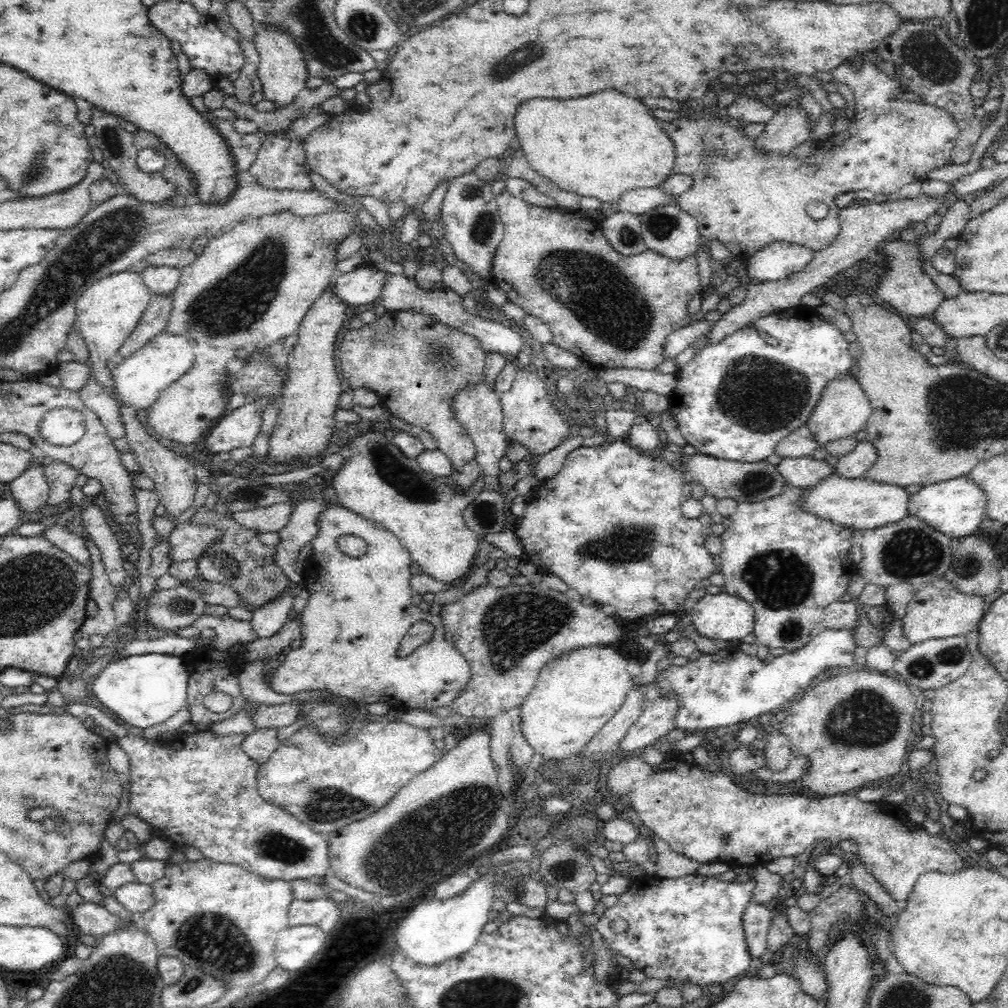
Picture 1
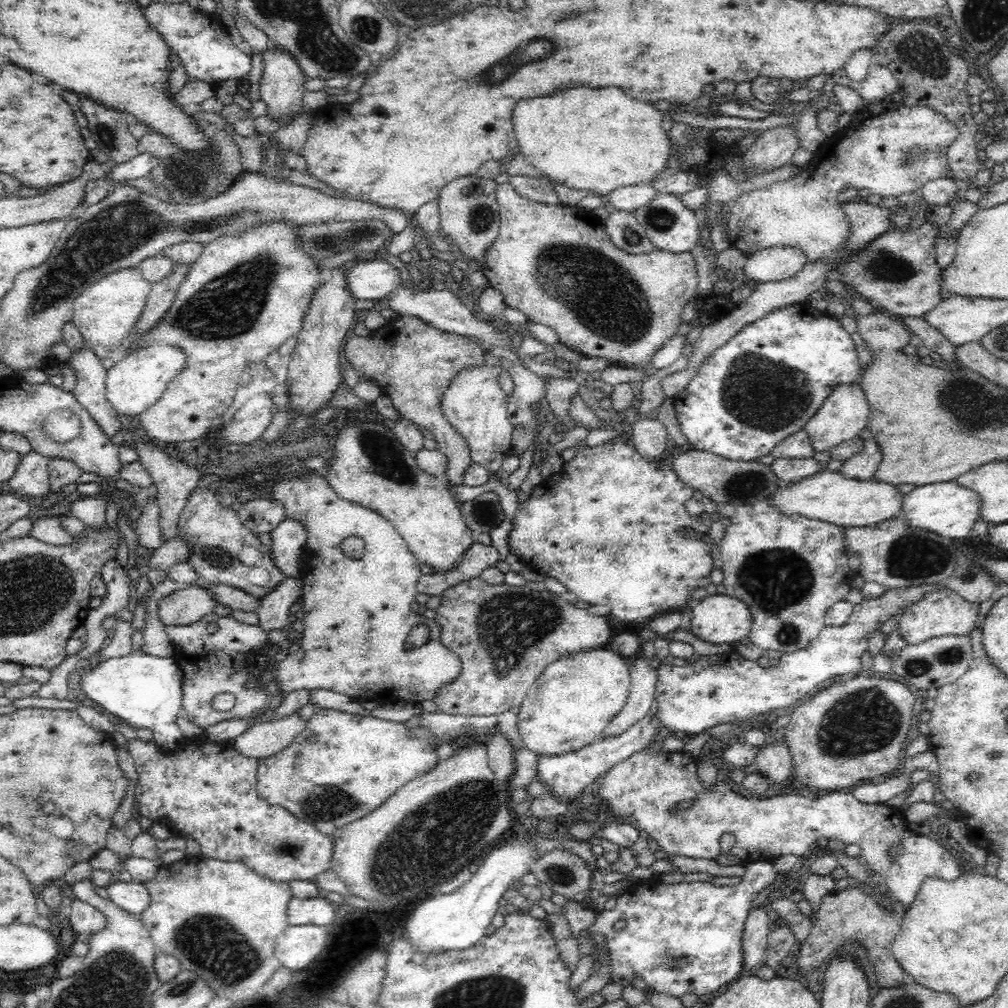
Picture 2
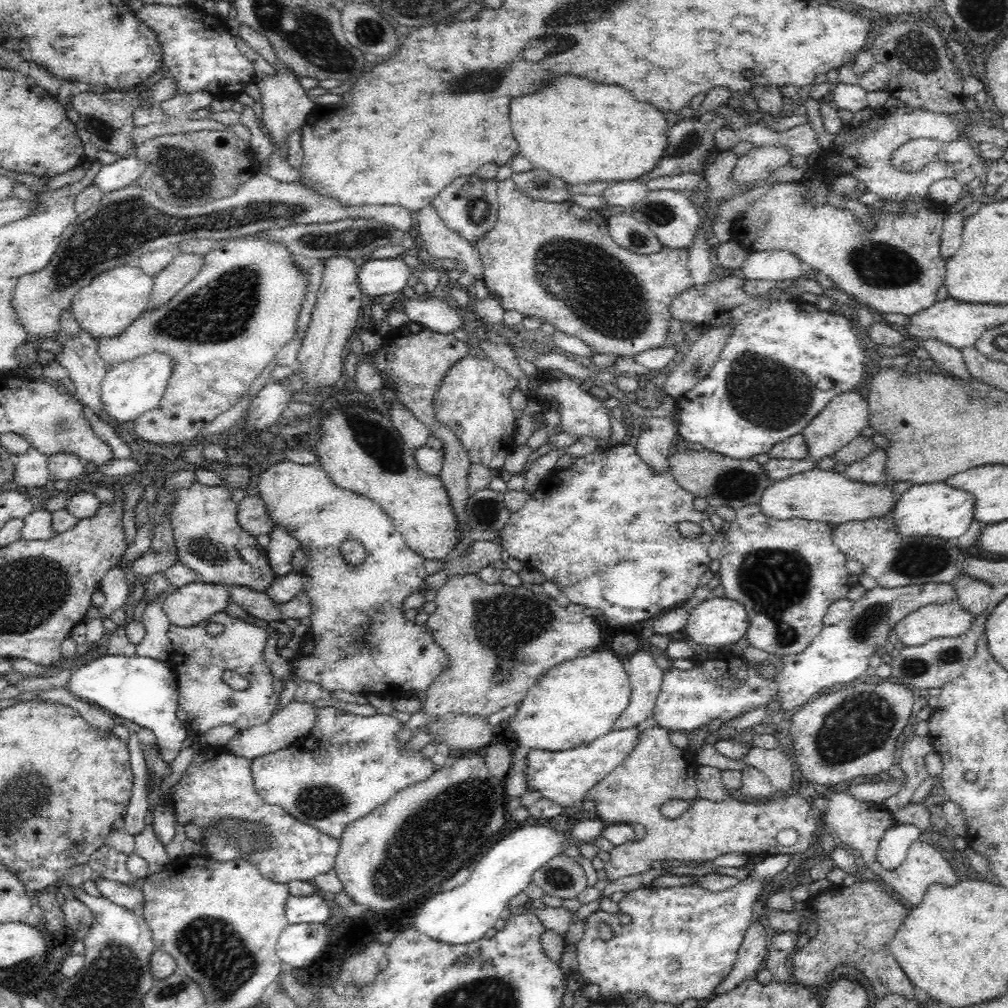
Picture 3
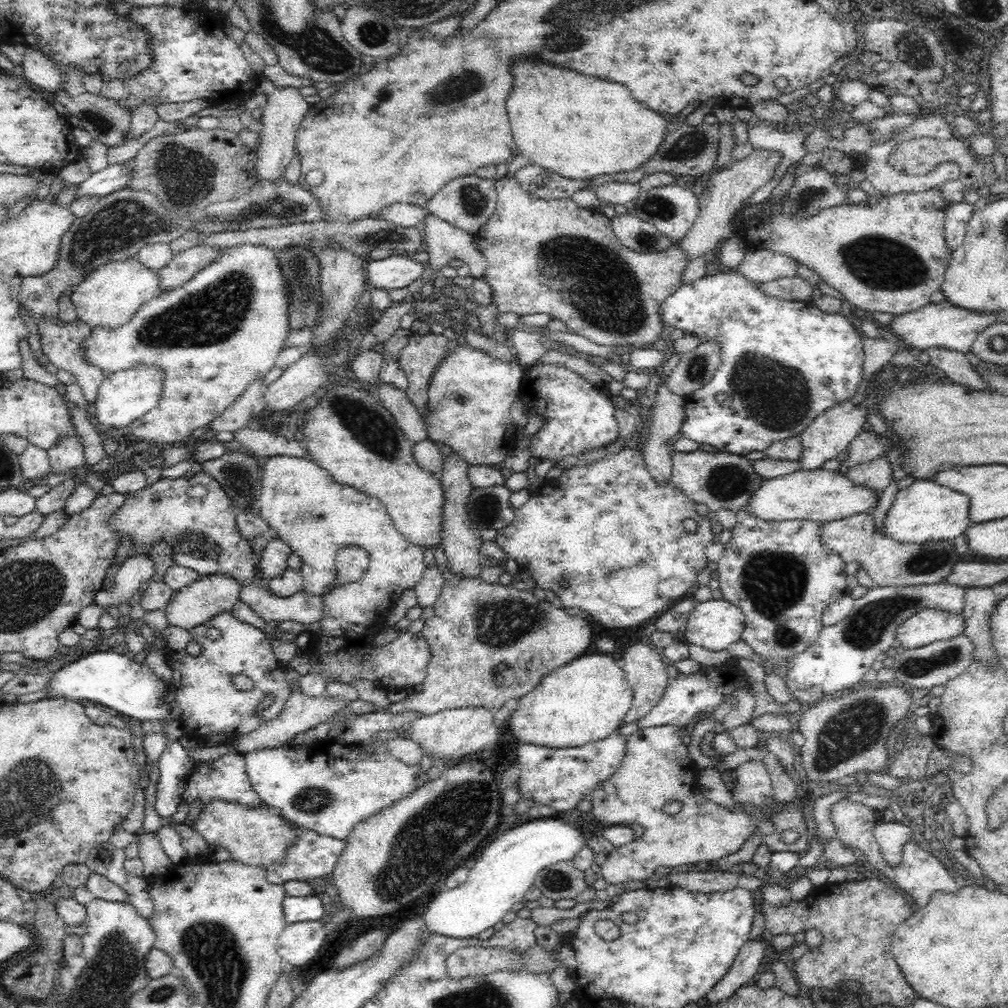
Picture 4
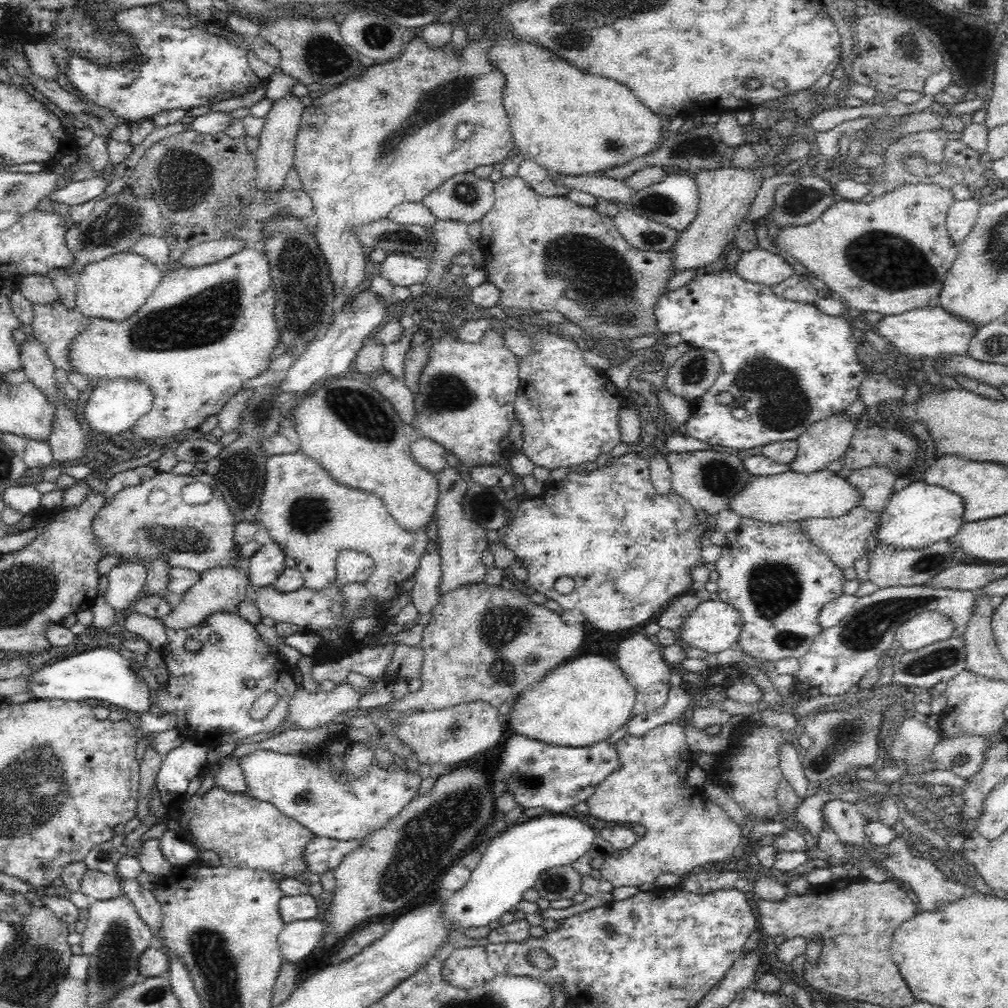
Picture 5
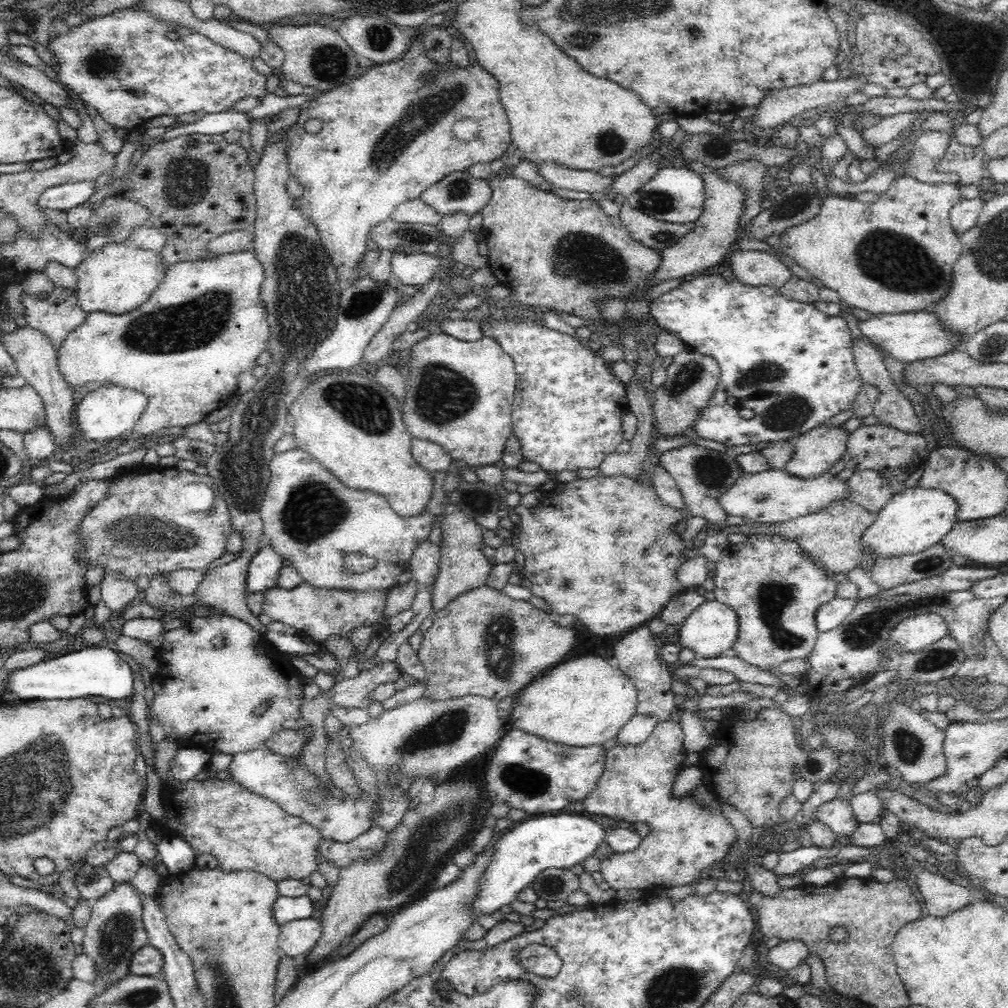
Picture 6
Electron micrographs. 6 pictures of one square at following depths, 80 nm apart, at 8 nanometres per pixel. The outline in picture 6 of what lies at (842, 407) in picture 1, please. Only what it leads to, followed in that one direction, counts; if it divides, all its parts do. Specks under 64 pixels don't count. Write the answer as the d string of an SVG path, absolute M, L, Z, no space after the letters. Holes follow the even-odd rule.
M817 426L797 436L794 452L786 463L785 471L804 480L828 473L846 450L848 433L842 427Z

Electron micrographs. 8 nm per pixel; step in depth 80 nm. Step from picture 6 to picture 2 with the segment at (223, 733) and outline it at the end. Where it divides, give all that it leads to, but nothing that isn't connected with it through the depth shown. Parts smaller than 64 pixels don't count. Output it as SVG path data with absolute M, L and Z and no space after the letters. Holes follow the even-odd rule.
M212 612L194 624L167 626L165 629L174 649L172 658L183 673L181 708L192 724L196 724L203 731L212 724L232 719L254 726L256 720L268 714L272 694L266 690L268 682L261 675L264 670L260 674L254 674L254 669L249 668L251 658L258 656L258 650L268 642L268 632L260 625L242 623L234 617L218 616ZM210 622L216 622L219 626L218 631L213 634L206 631L206 625ZM249 681L254 682L252 688L245 686ZM222 693L235 696L236 706L232 710L218 712L212 708L212 698Z

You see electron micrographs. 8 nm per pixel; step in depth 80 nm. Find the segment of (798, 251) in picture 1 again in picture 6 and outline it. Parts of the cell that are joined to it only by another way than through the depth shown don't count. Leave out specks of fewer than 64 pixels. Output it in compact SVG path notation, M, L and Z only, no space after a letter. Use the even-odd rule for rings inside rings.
M736 251L726 267L730 268L738 282L748 286L781 289L792 278L792 273L778 257L766 251Z

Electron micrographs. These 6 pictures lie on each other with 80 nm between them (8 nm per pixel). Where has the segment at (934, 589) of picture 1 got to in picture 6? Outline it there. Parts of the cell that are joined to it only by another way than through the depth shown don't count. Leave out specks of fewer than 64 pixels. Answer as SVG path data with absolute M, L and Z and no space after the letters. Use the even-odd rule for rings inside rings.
M918 613L902 619L892 630L890 638L900 652L915 653L948 635L946 619L938 613Z

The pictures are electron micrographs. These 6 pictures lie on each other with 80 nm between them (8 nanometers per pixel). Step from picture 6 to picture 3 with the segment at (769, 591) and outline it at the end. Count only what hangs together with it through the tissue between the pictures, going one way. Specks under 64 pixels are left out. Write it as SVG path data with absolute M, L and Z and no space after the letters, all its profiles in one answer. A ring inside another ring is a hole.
M757 504L750 506L743 506L735 510L735 520L730 522L730 530L725 536L724 549L722 558L720 558L720 569L718 571L720 583L726 593L725 598L738 602L748 615L748 630L746 630L745 637L749 640L751 646L764 650L768 654L781 654L790 656L791 654L800 654L813 640L820 634L820 631L825 627L823 618L827 613L827 609L838 600L848 597L849 591L852 586L848 583L848 572L846 569L847 558L834 544L831 542L831 529L833 524L827 522L810 521L806 519L789 519L789 520L776 520L767 518L762 514L760 507Z

